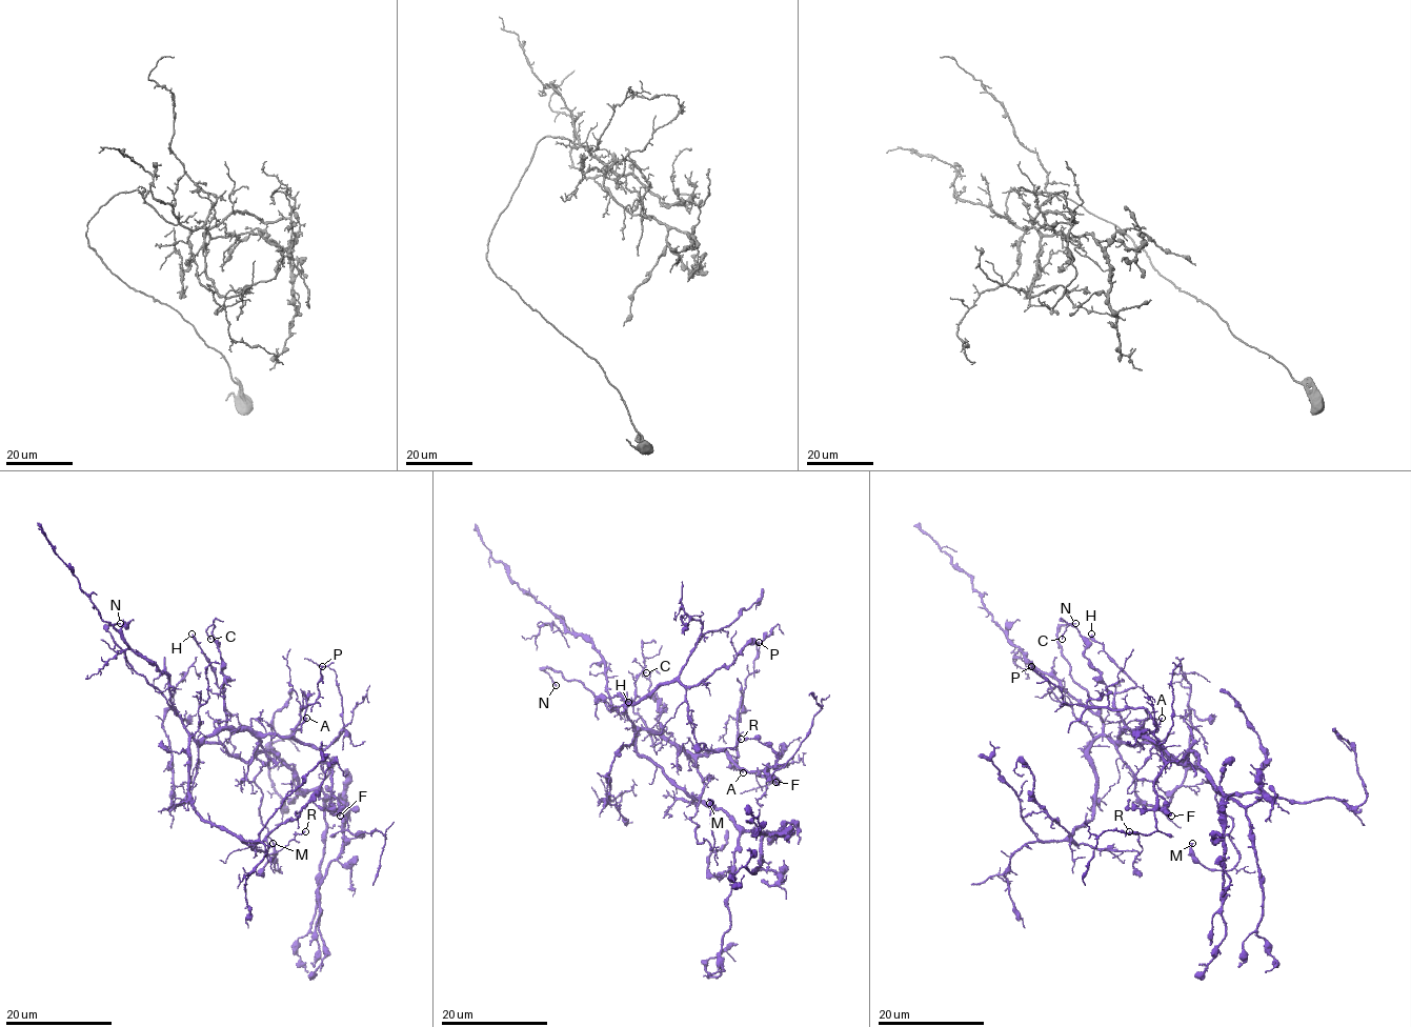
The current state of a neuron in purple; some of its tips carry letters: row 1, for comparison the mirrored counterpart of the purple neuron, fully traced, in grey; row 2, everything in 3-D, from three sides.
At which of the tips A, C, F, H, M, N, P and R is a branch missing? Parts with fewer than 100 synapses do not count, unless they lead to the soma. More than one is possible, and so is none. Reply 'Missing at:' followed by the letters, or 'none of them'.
Missing at: N

